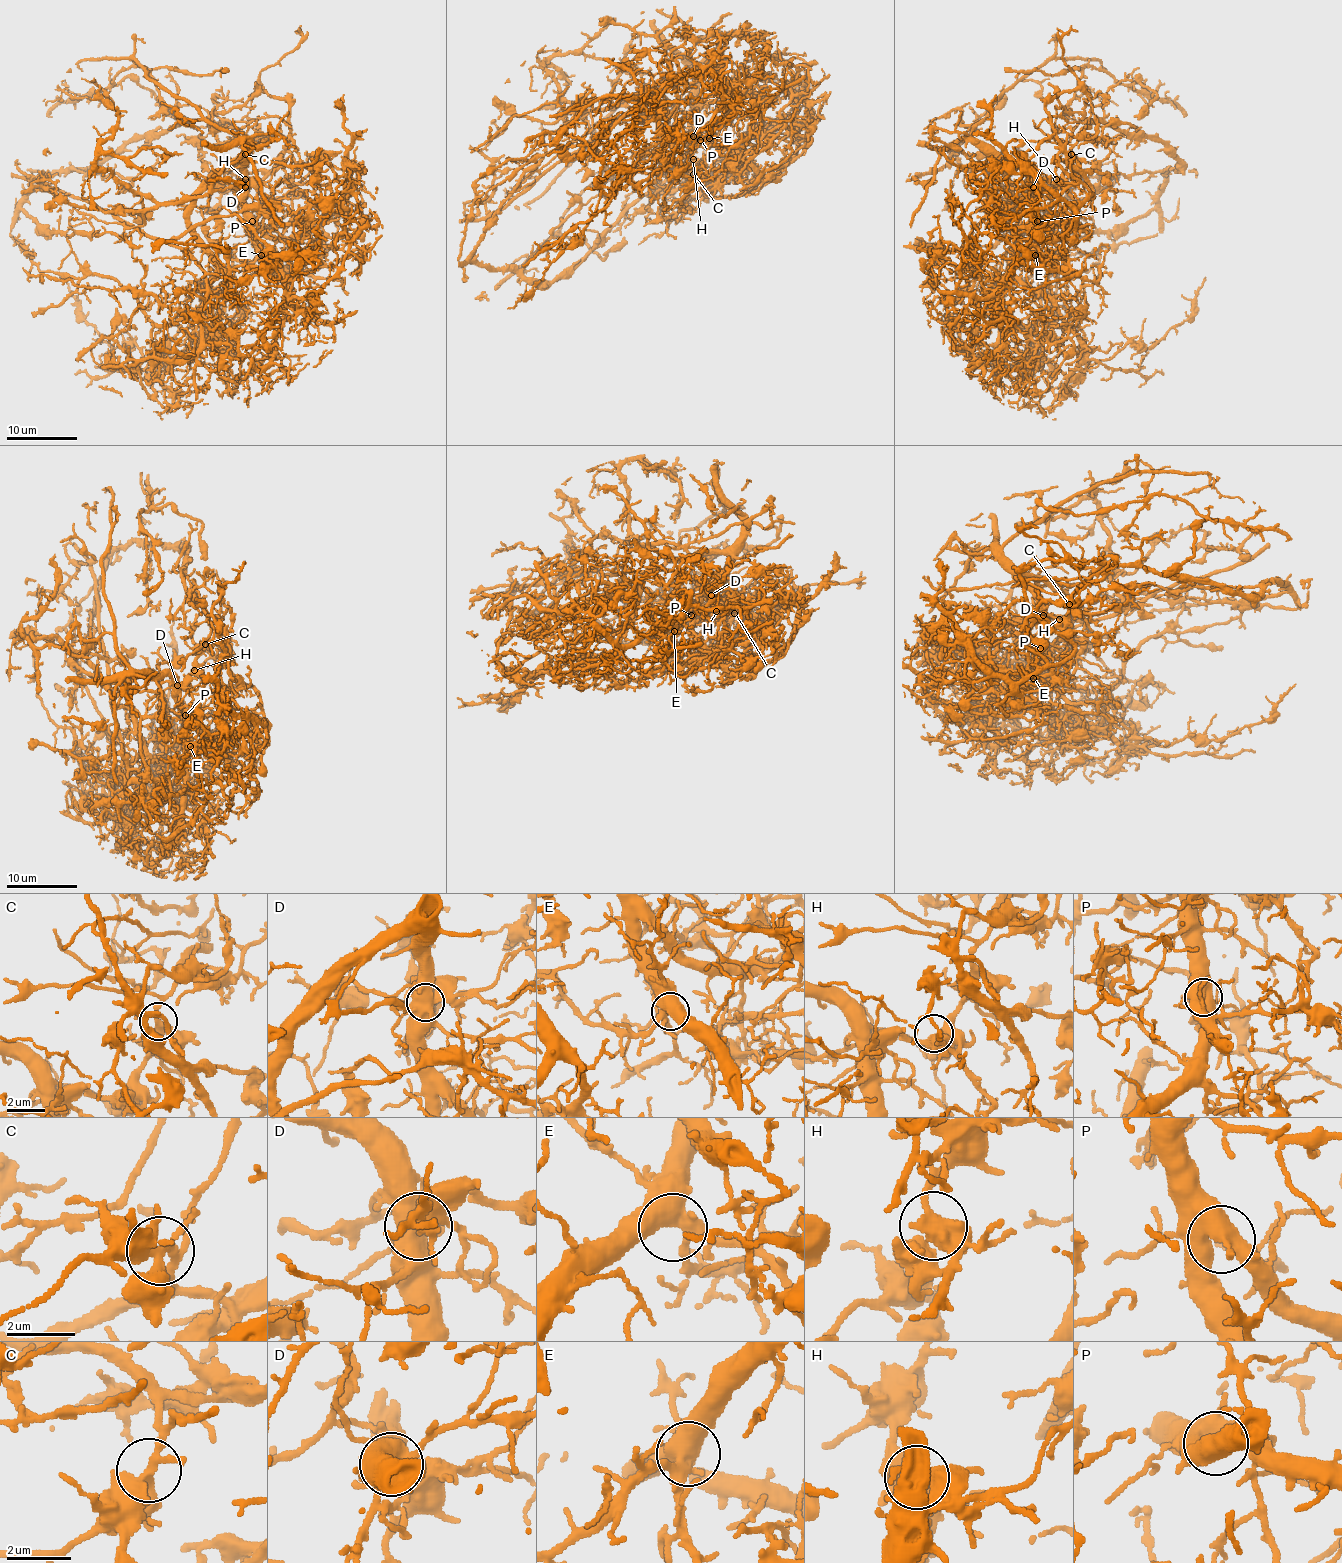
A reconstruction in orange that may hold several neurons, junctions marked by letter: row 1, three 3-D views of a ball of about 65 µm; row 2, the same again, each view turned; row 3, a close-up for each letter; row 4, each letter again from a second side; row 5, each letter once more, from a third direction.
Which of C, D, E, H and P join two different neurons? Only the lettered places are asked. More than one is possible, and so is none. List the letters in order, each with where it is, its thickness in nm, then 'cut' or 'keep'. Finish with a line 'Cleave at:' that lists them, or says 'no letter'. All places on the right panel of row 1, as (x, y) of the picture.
C: at (1071, 154); 340 nm thick; cut
D: at (1033, 187); 650 nm thick; cut
E: at (1035, 255); 500 nm thick; keep
H: at (1056, 179); 420 nm thick; keep
P: at (1037, 221); 480 nm thick; keep
Cleave at: C, D

